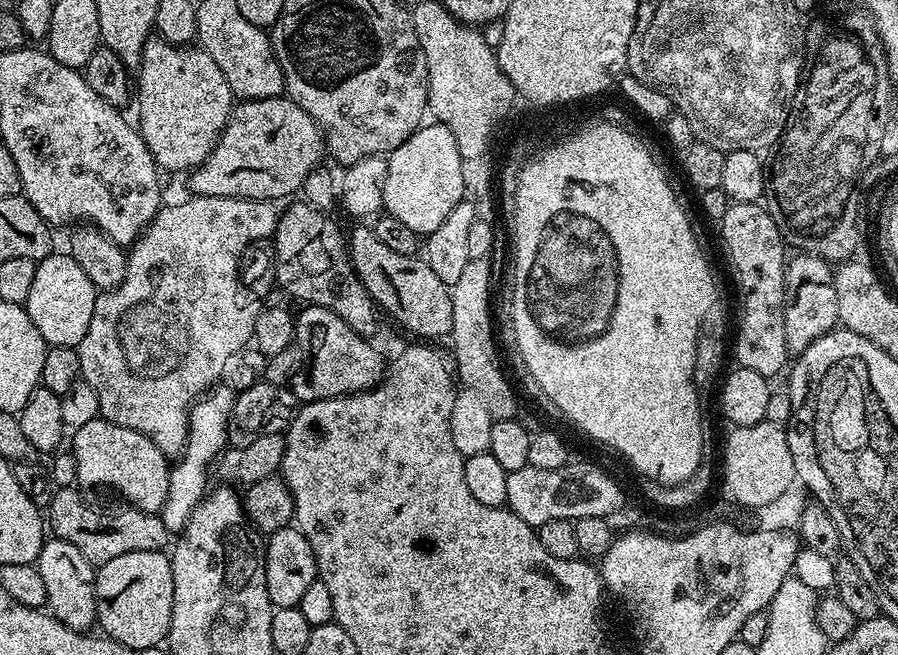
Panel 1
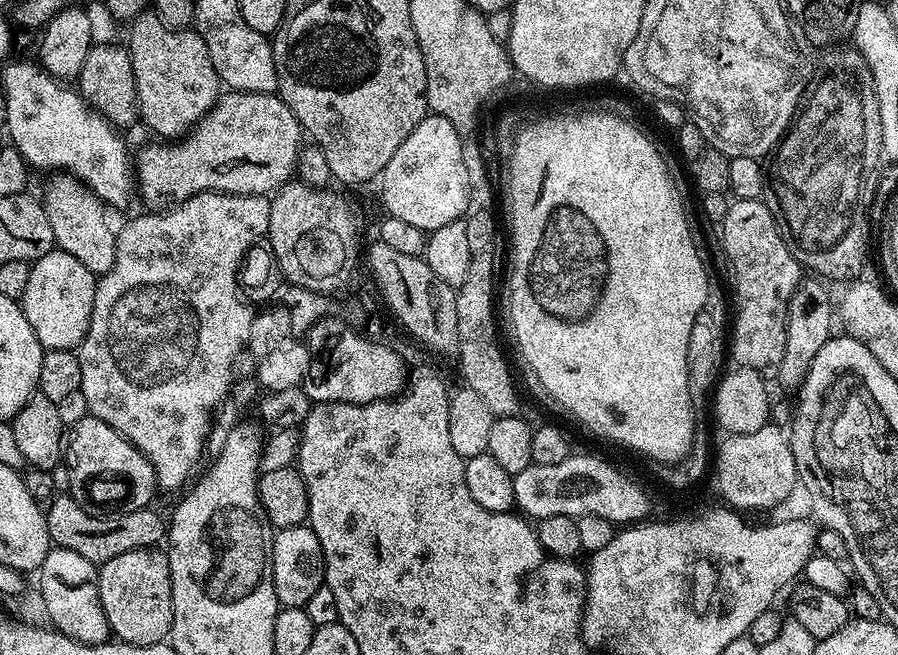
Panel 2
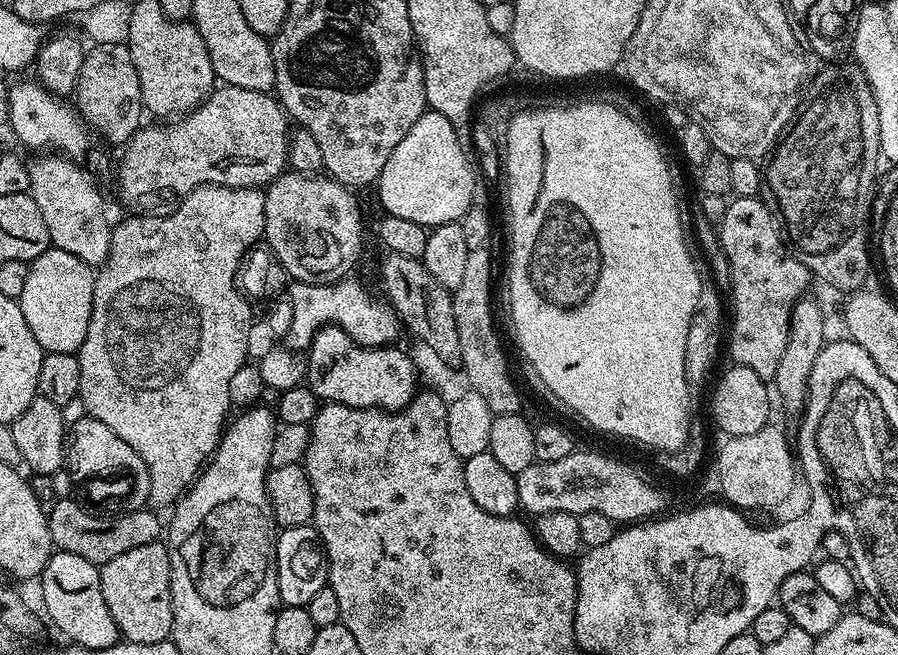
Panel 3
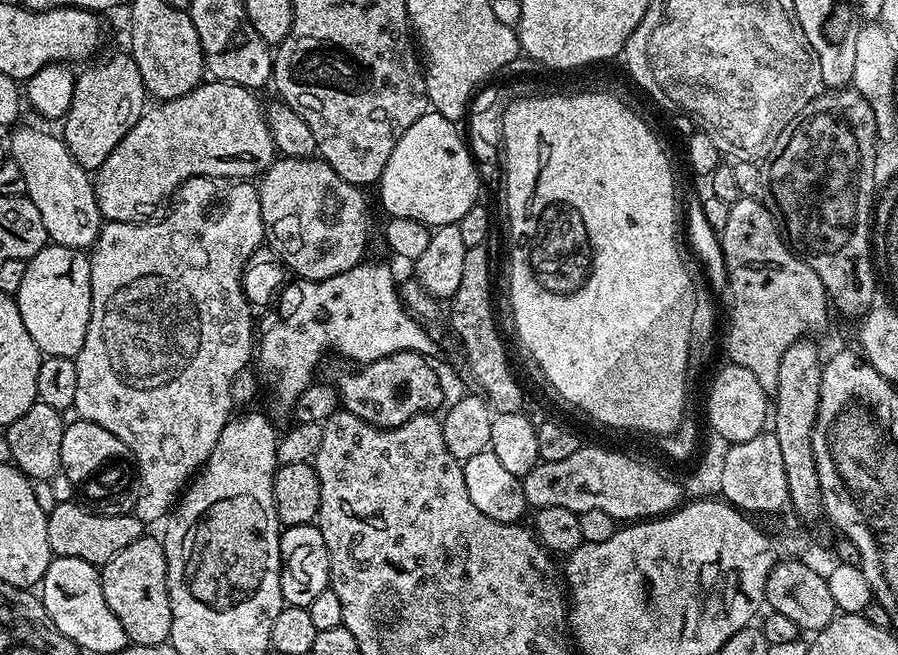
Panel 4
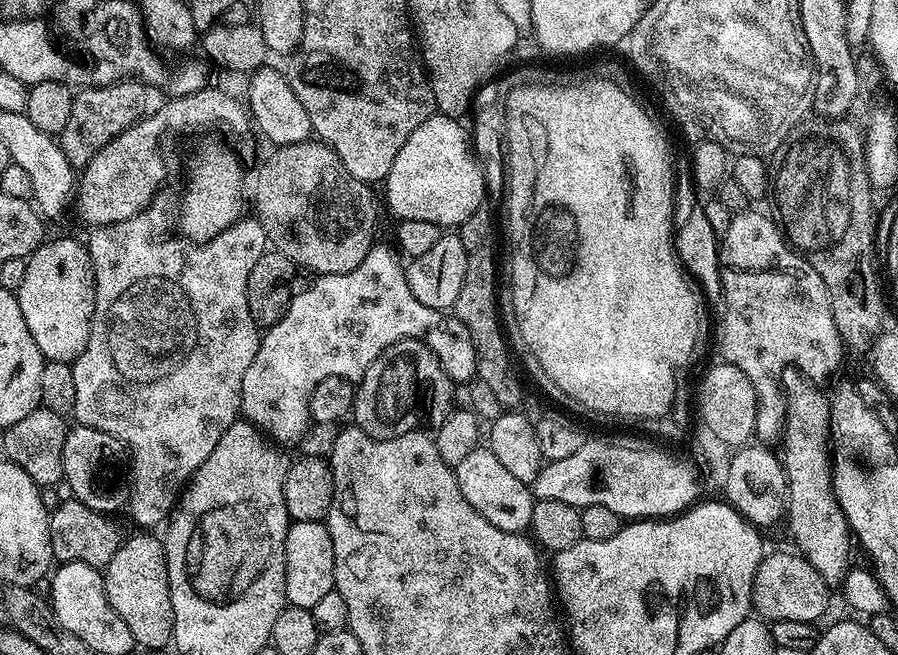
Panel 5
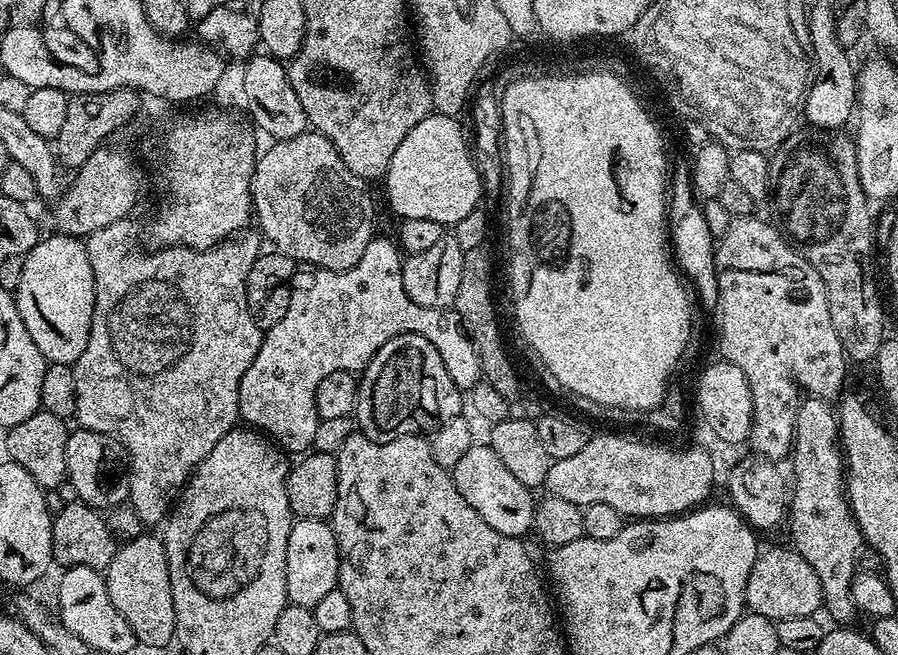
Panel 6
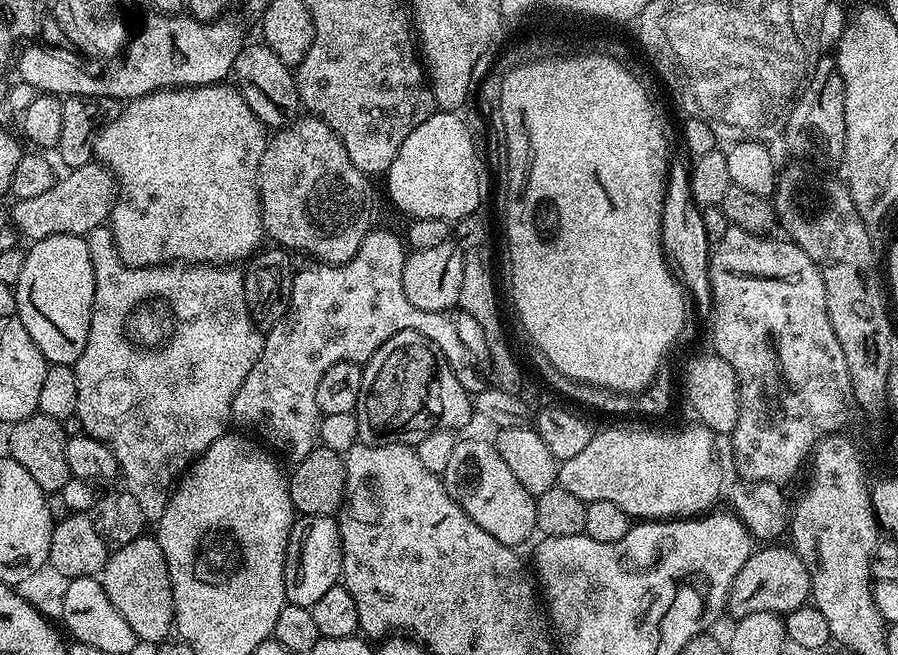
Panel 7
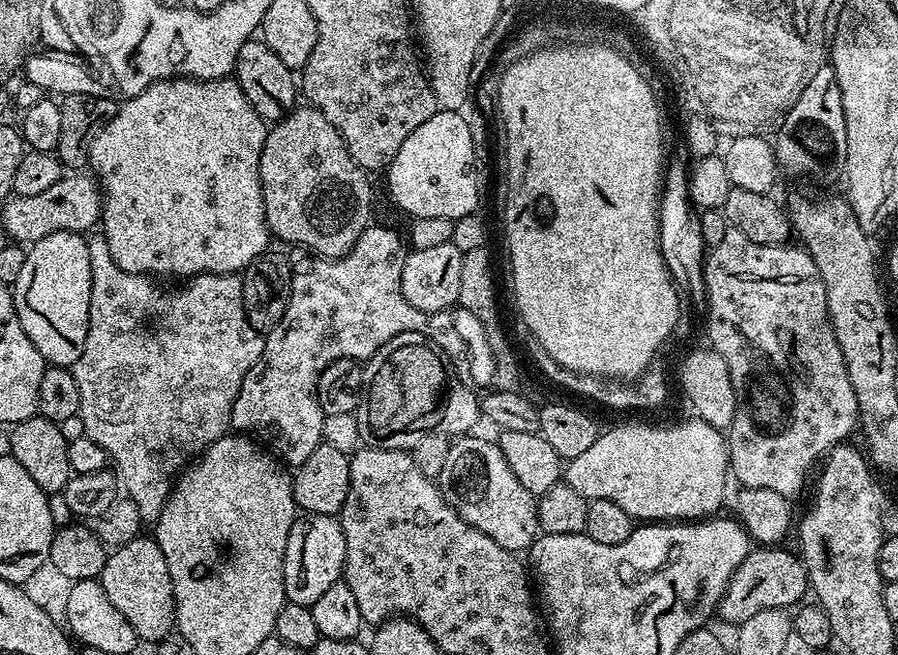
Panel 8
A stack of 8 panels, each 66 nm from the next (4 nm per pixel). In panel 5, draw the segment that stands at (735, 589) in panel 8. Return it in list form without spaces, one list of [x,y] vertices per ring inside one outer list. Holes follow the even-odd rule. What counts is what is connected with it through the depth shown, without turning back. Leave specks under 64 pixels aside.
[[[769,551],[761,560],[754,576],[752,606],[768,622],[785,620],[810,624],[819,621],[819,616],[827,610],[830,584],[810,566],[804,555],[792,552]]]

